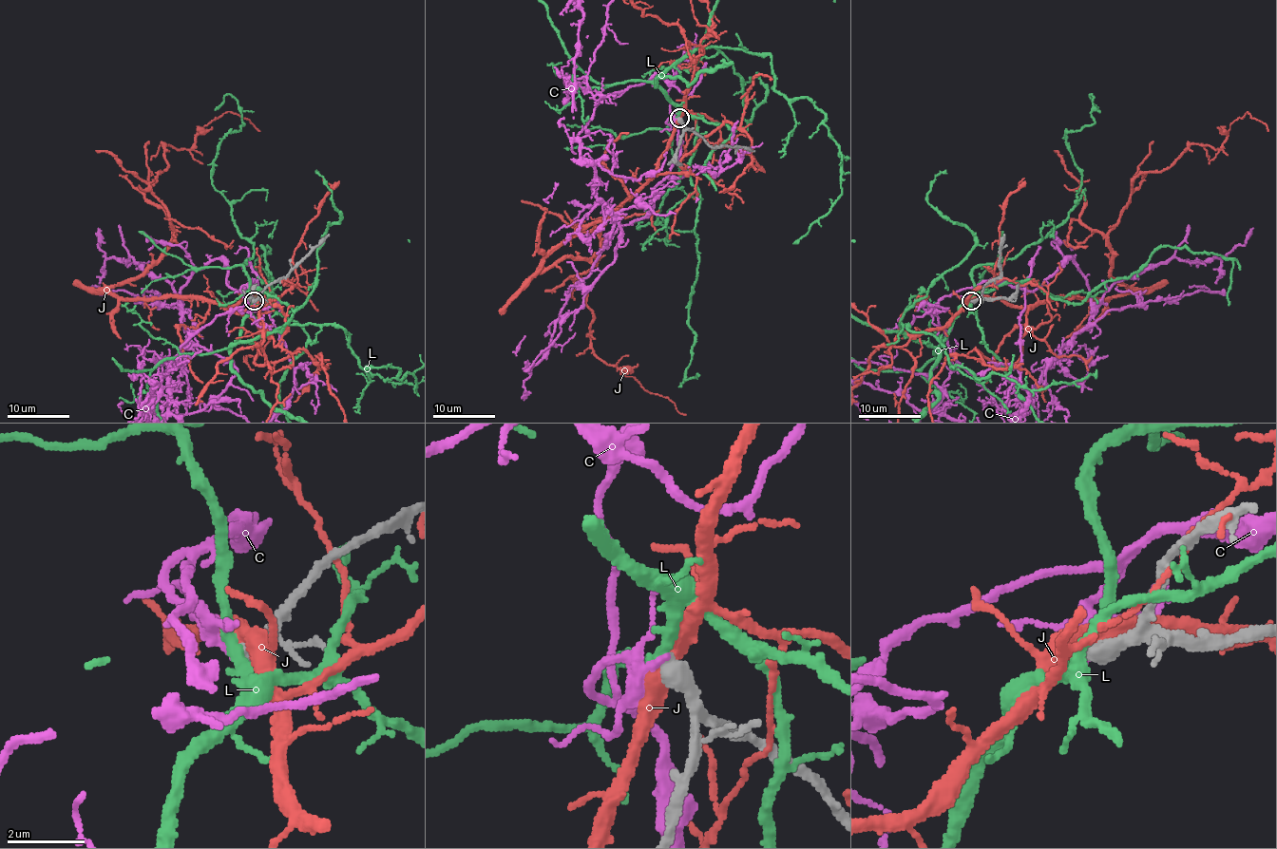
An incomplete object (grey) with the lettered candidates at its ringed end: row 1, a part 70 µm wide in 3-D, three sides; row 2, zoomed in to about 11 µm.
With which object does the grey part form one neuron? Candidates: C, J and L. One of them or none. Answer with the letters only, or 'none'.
none

